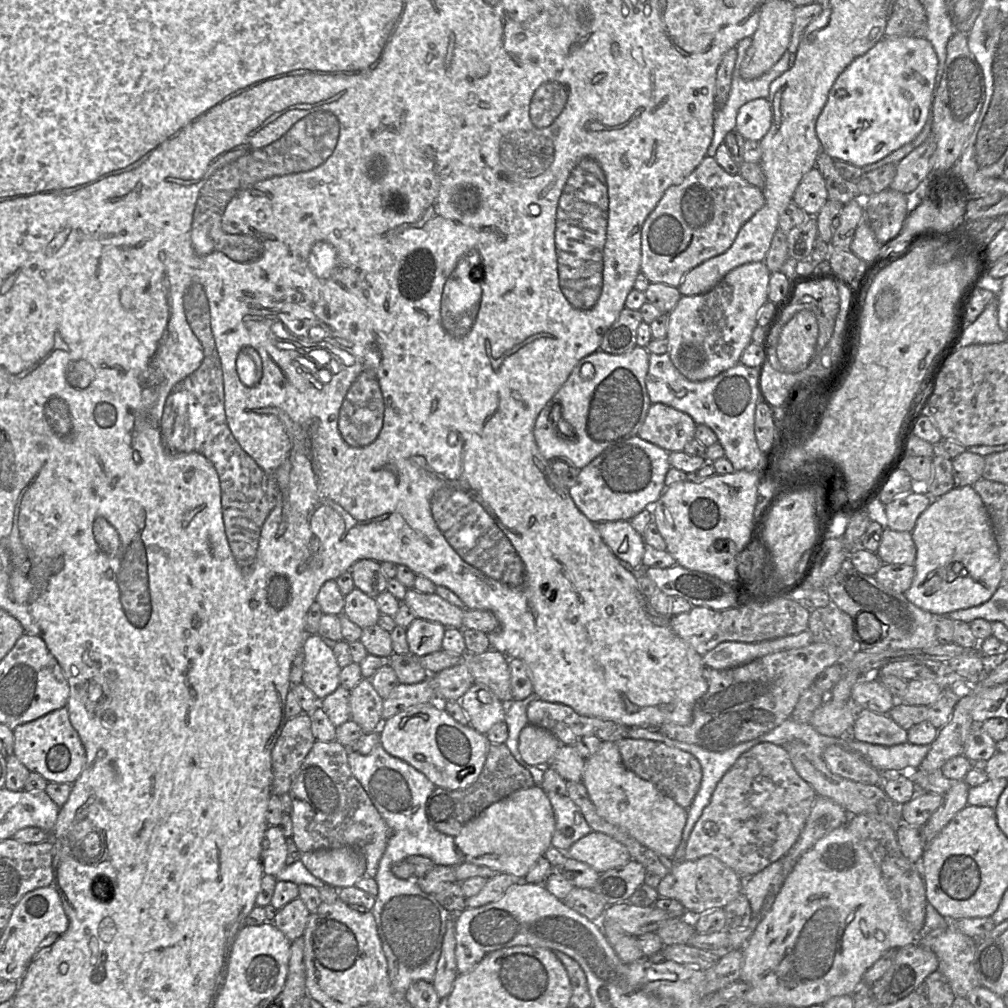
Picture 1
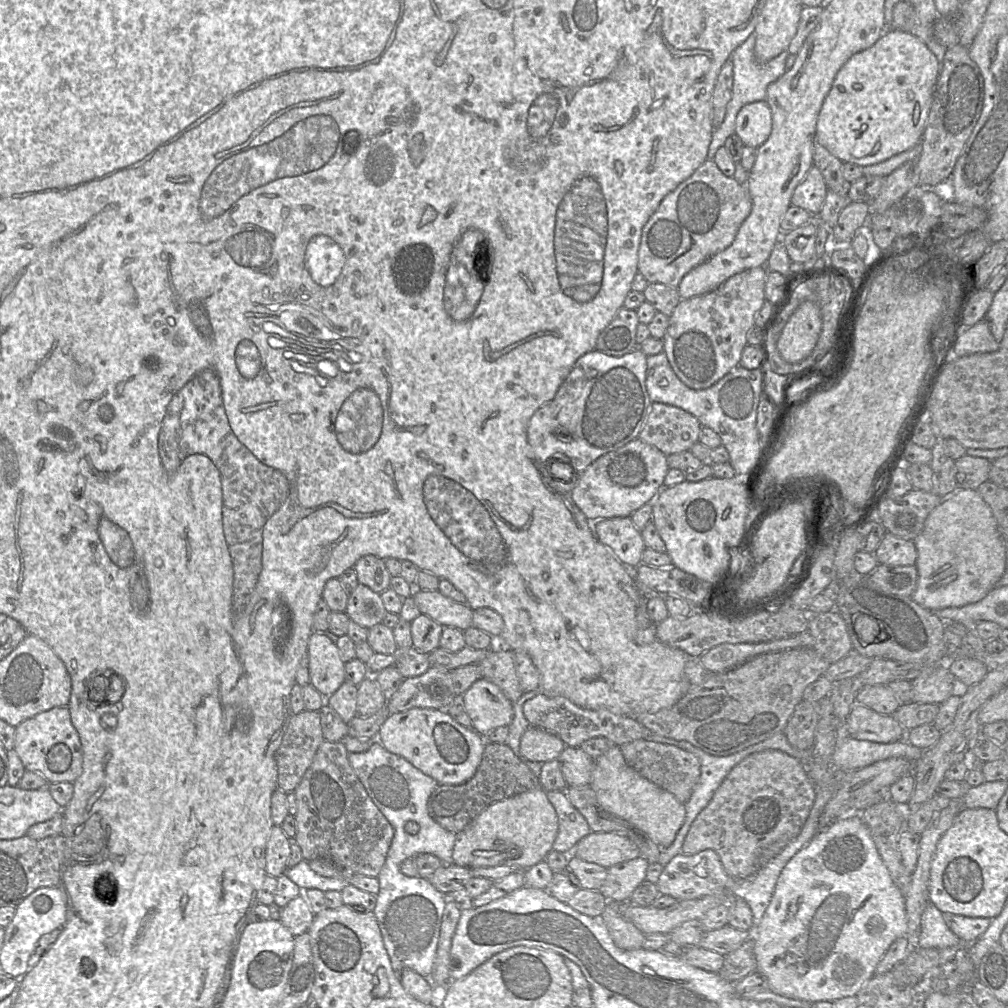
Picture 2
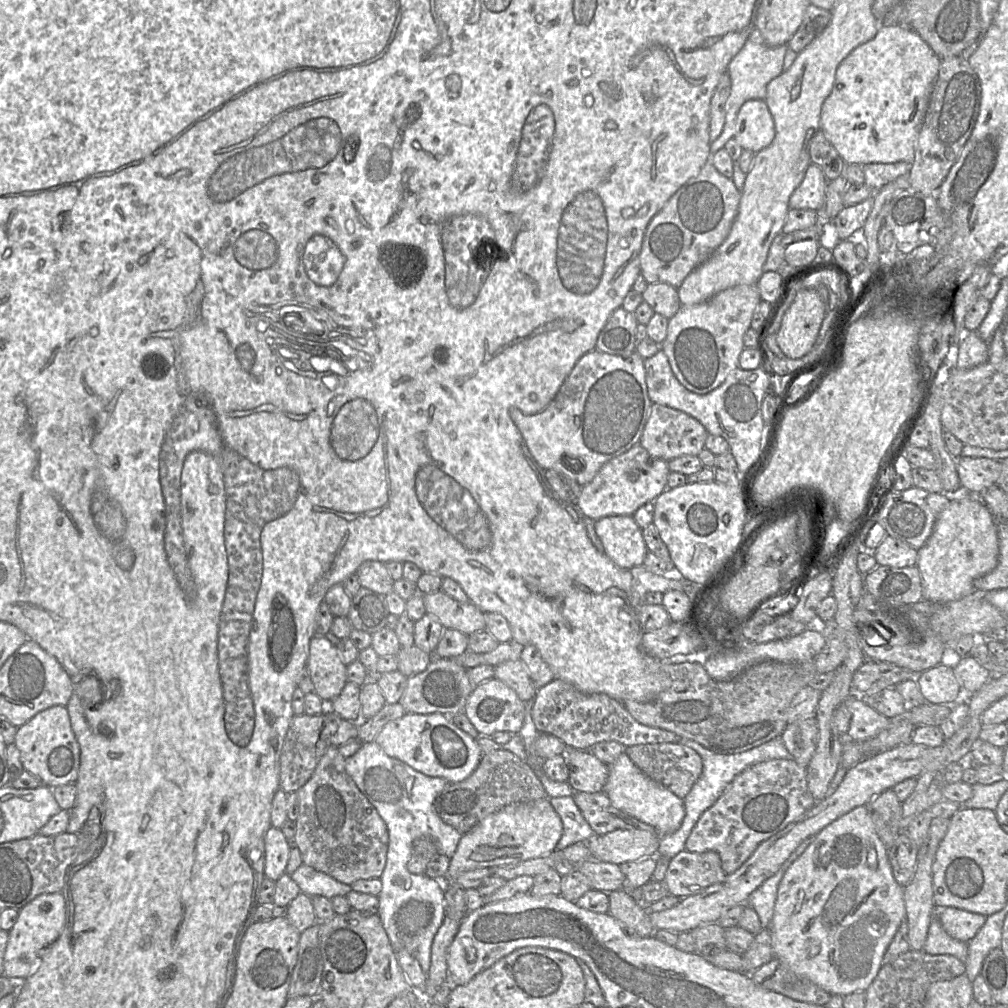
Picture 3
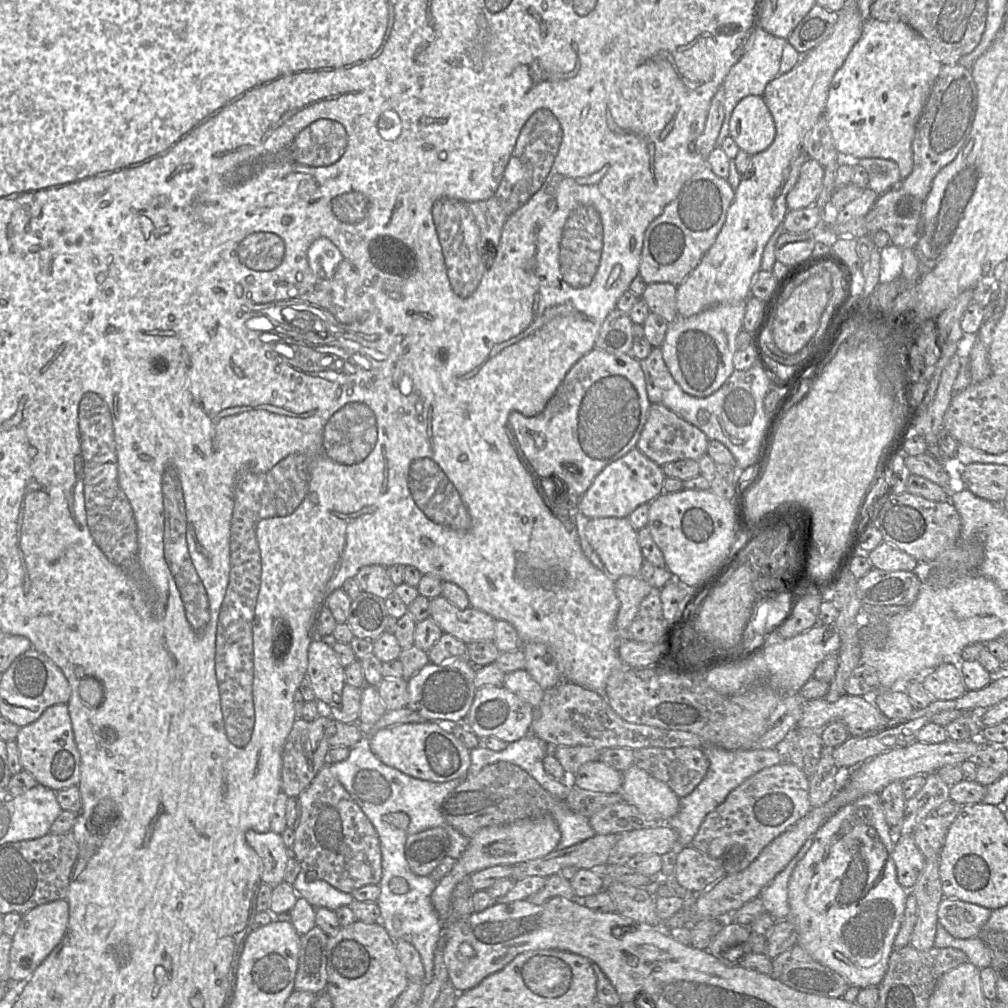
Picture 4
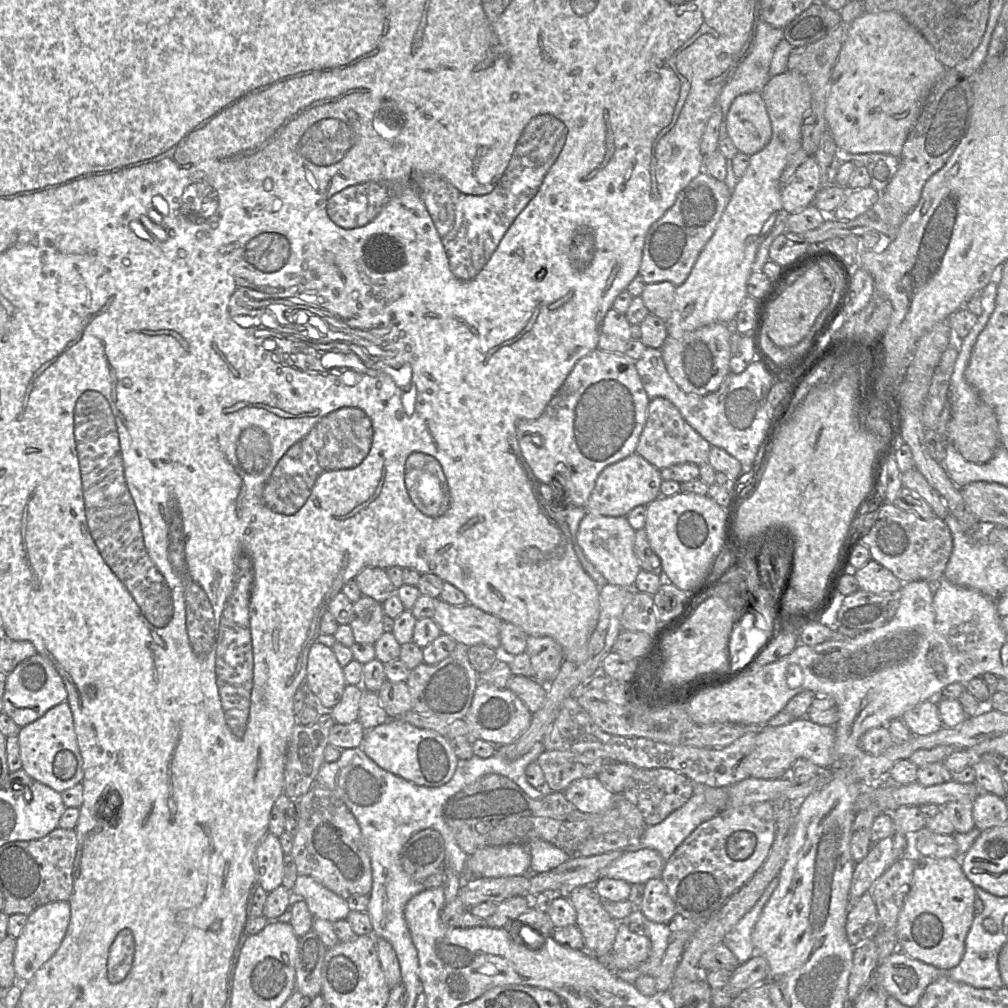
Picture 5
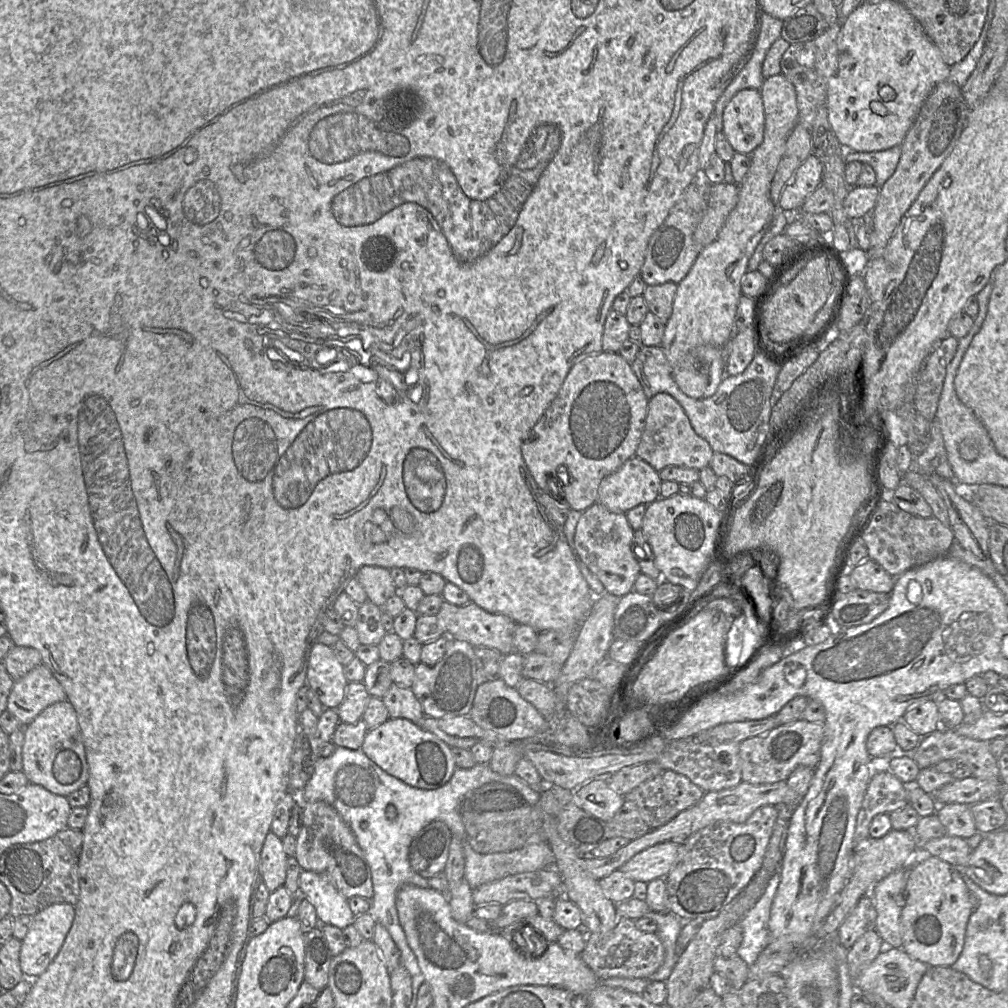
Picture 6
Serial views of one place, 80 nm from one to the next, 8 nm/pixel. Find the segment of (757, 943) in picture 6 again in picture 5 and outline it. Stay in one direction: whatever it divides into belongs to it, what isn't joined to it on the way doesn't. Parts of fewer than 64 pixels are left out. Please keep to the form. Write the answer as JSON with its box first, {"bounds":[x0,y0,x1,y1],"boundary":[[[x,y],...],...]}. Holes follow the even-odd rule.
{"bounds":[722,877,778,964],"boundary":[[[778,877],[771,880],[755,905],[741,917],[730,932],[725,935],[722,941],[722,943],[734,954],[739,964],[746,963],[756,953],[751,934],[765,904],[778,883]]]}

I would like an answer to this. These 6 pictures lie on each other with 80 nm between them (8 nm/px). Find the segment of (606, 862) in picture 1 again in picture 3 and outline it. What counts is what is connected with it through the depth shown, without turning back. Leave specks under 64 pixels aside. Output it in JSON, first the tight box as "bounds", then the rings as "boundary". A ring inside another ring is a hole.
{"bounds":[588,829,659,864],"boundary":[[[617,829],[588,840],[592,858],[601,862],[622,864],[656,856],[659,835],[641,829]]]}

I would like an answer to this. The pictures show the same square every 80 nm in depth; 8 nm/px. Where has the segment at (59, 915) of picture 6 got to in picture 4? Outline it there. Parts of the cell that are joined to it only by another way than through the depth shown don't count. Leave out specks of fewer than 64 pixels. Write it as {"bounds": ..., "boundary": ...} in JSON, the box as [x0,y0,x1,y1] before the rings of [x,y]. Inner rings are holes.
{"bounds":[9,900,69,983],"boundary":[[[56,900],[39,905],[24,915],[12,937],[10,949],[9,979],[11,983],[26,982],[37,967],[48,957],[63,939],[69,920],[69,905],[63,900]]]}

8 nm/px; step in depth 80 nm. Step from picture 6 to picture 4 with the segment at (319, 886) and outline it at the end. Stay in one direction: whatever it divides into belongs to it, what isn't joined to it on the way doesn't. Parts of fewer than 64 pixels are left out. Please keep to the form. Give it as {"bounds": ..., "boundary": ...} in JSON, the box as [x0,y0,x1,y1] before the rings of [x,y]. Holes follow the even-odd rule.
{"bounds":[292,870,352,911],"boundary":[[[300,870],[292,884],[297,895],[305,898],[314,908],[326,907],[335,911],[343,905],[349,905],[352,894],[339,891],[324,880],[307,881],[306,872]]]}

